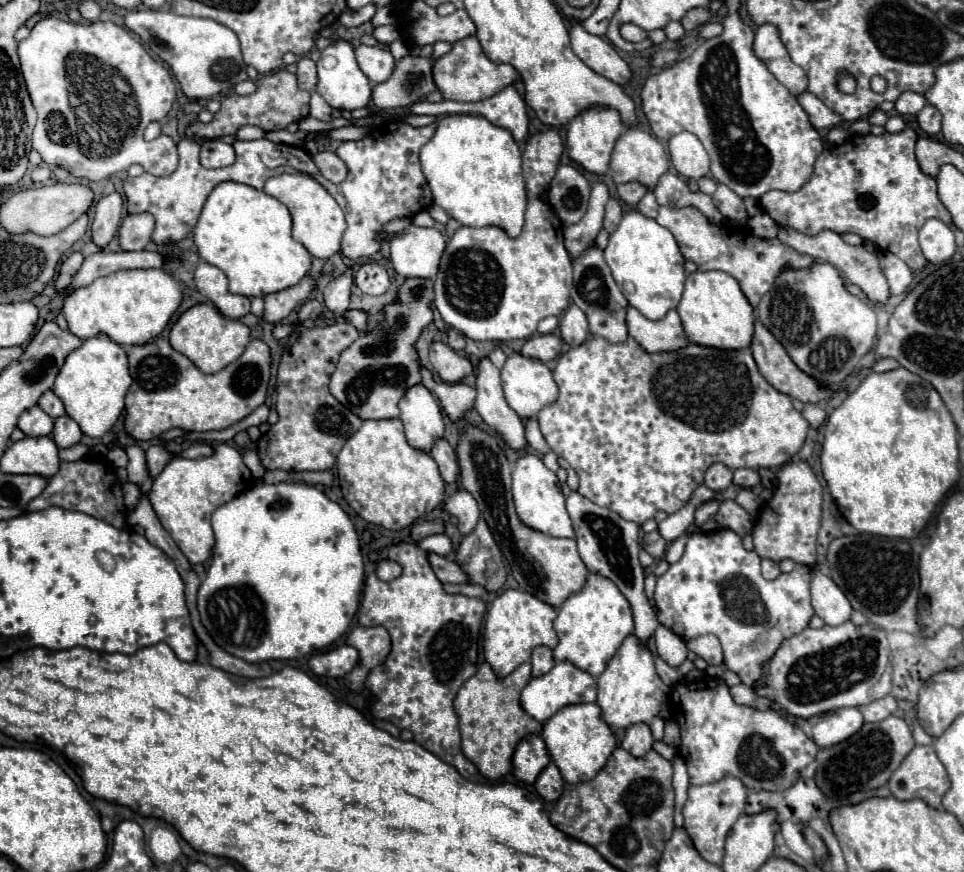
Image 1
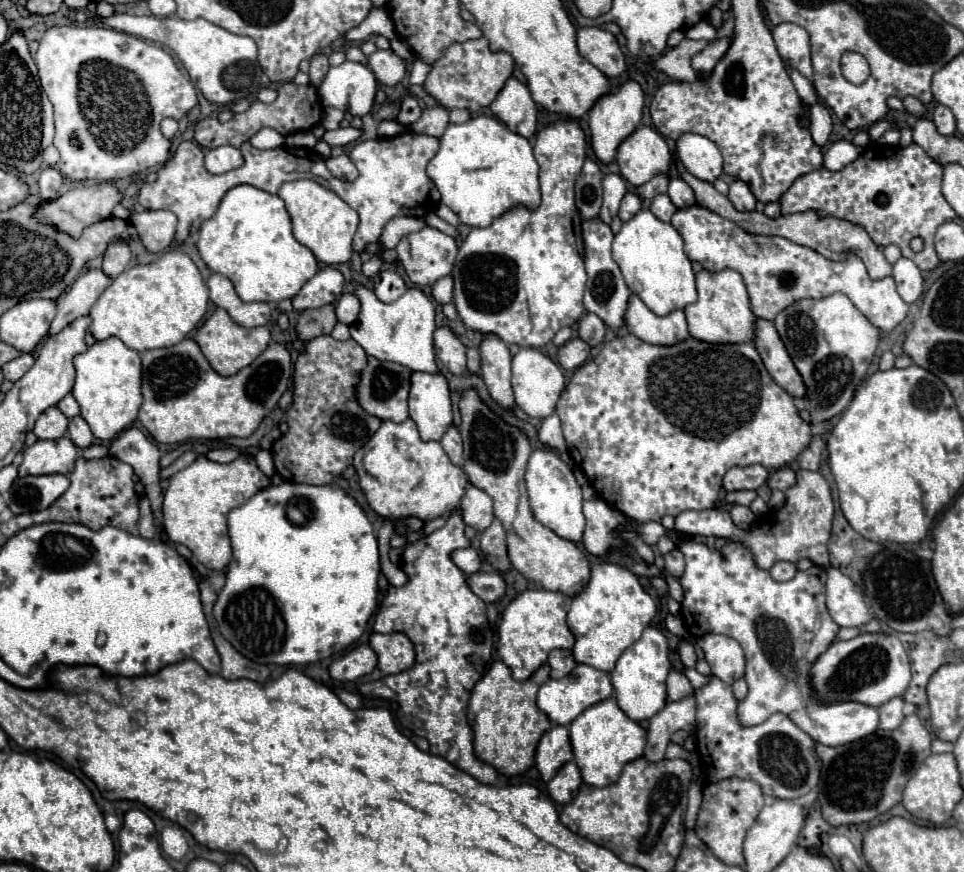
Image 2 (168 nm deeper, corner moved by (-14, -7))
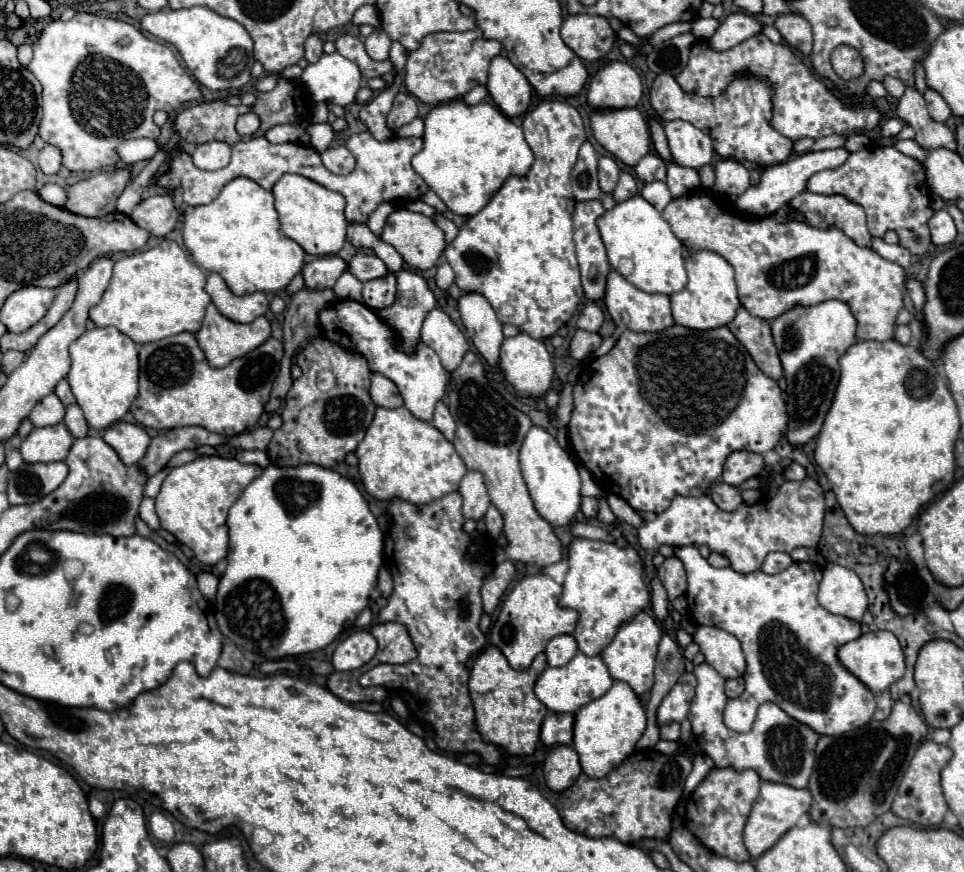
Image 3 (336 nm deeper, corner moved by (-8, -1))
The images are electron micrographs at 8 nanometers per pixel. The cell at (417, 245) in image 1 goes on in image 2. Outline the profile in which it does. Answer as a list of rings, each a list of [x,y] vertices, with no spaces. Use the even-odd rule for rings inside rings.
[[[426,225],[416,233],[404,235],[396,245],[396,253],[412,283],[422,287],[450,275],[458,247],[452,237]]]

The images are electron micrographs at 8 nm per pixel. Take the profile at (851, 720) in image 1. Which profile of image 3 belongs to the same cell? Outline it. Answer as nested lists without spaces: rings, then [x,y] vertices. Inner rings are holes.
[[[676,547],[676,557],[684,561],[684,569],[688,575],[688,617],[696,625],[714,625],[732,633],[740,643],[746,657],[746,689],[740,697],[728,699],[724,709],[724,723],[732,731],[748,731],[754,723],[754,715],[758,707],[766,701],[776,703],[782,711],[786,711],[792,719],[808,725],[818,735],[840,735],[860,725],[866,725],[872,719],[876,709],[876,699],[872,691],[868,691],[852,673],[848,673],[836,659],[838,645],[844,645],[856,637],[860,637],[860,623],[832,615],[822,609],[816,601],[818,585],[822,579],[822,571],[814,563],[792,563],[788,569],[766,575],[764,571],[752,573],[736,573],[732,567],[716,569],[712,567],[696,547]]]

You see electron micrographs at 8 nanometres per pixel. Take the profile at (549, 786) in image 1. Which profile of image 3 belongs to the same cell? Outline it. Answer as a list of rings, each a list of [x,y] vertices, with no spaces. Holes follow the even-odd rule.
[[[558,745],[548,751],[544,761],[544,779],[552,791],[568,789],[582,773],[578,753],[568,745]]]

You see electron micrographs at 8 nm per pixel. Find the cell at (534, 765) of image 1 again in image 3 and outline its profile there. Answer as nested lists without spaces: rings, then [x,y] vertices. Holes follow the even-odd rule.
[[[548,713],[542,723],[540,741],[546,749],[552,749],[556,745],[572,745],[572,725],[574,715],[572,713]]]

